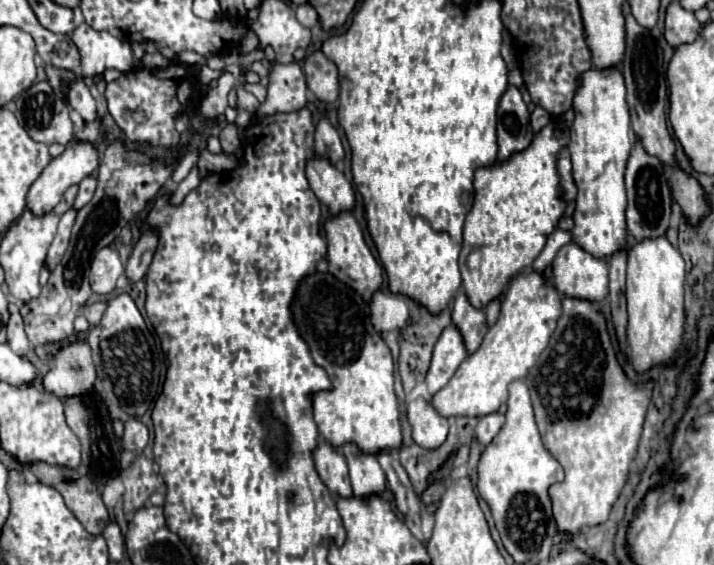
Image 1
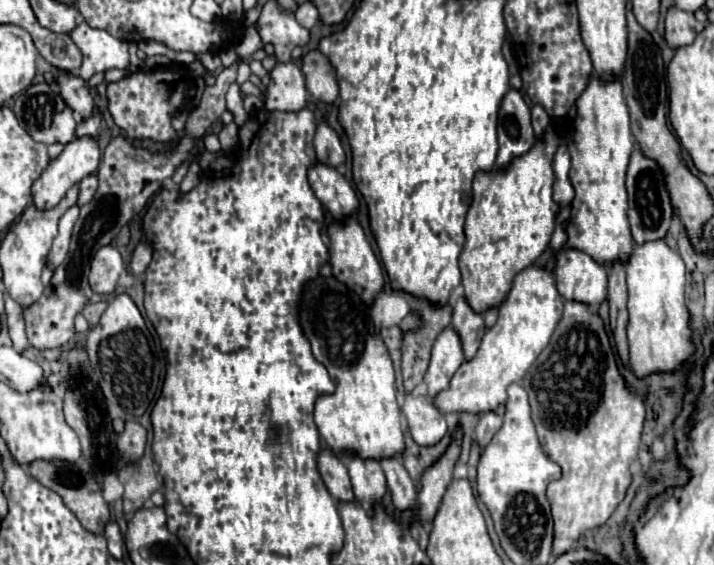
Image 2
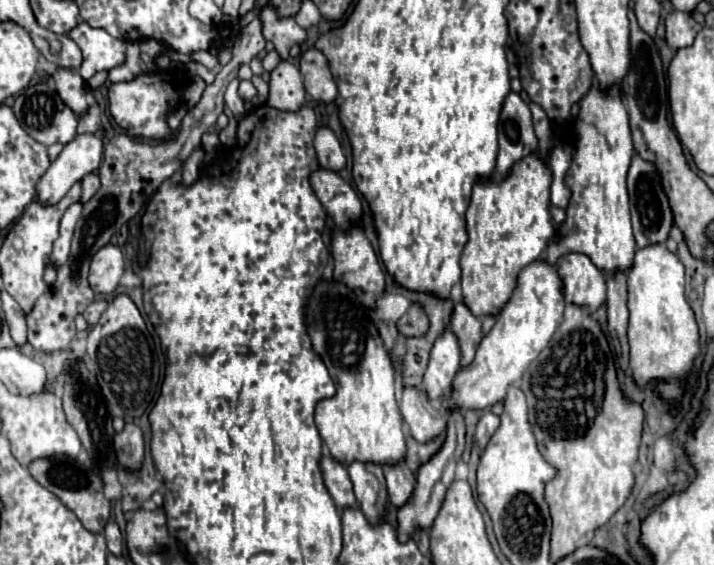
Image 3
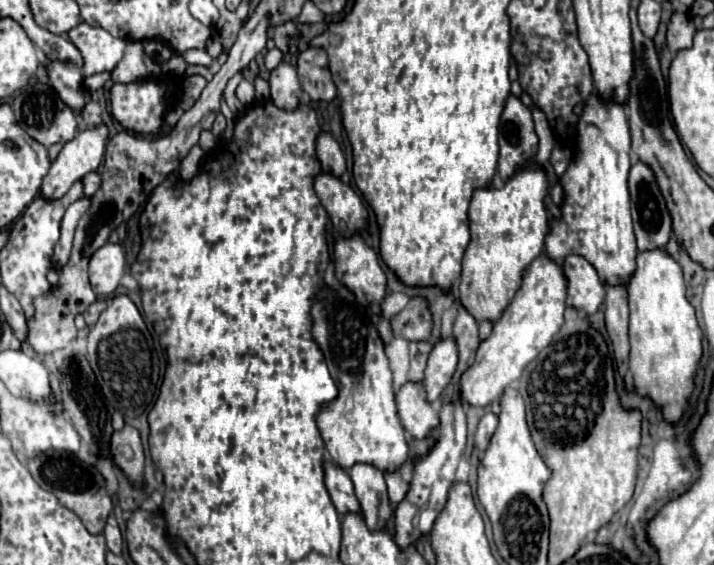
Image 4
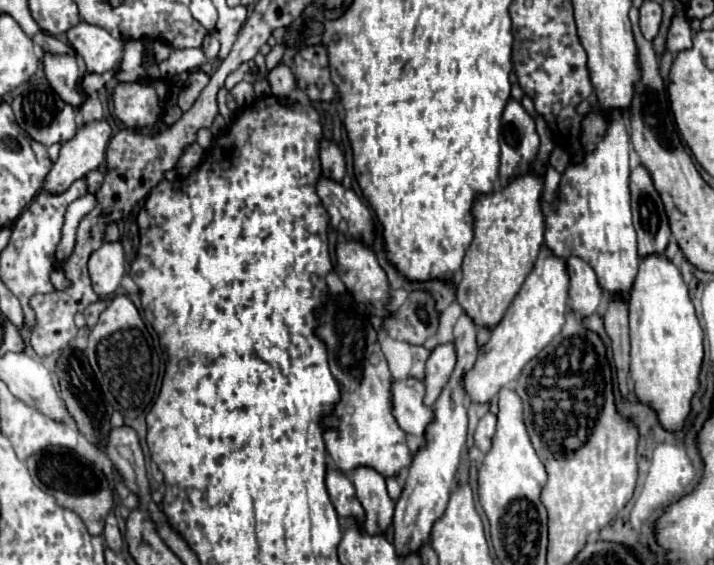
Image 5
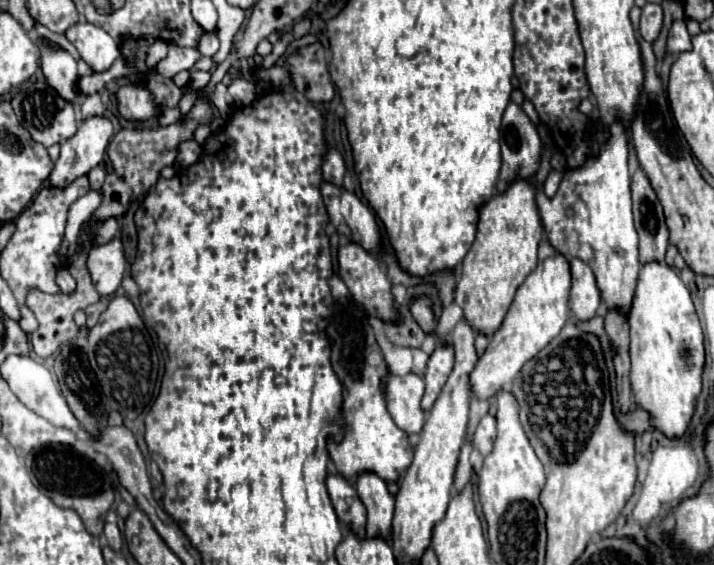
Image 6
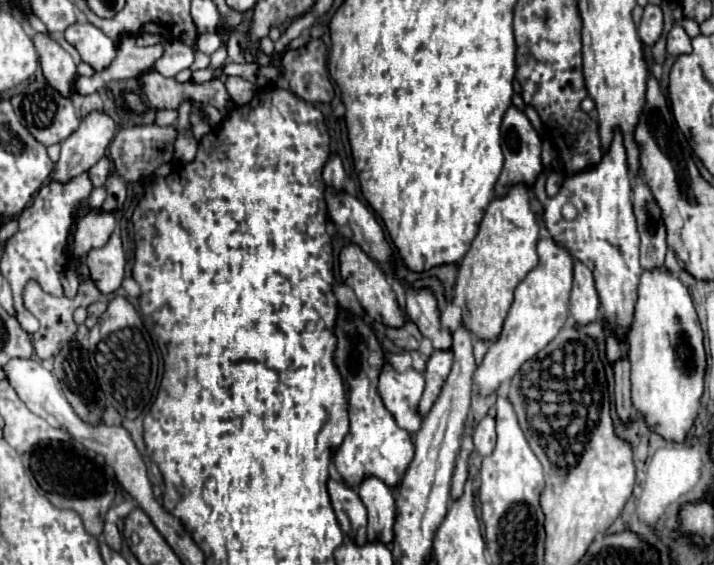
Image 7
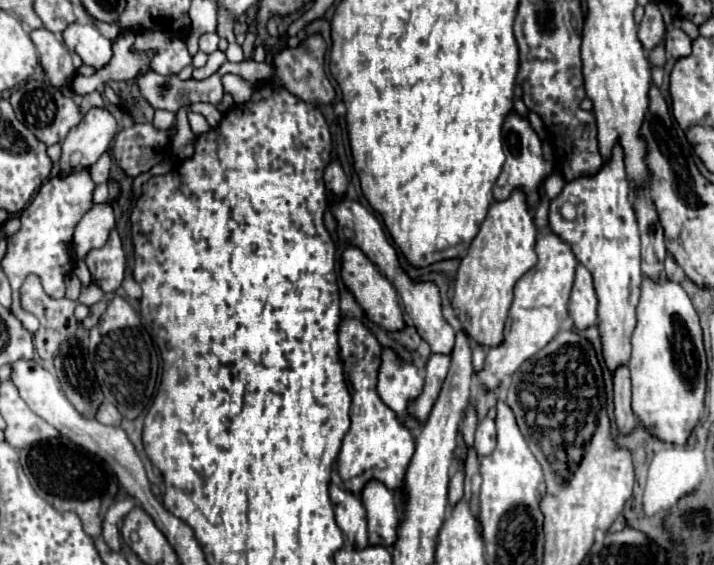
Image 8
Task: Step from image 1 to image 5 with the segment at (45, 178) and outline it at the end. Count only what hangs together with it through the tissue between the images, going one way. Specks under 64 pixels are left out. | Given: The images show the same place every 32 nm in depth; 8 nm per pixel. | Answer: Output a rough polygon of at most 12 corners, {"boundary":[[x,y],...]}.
{"boundary":[[86,122],[62,144],[44,190],[64,192],[104,162],[112,128]]}

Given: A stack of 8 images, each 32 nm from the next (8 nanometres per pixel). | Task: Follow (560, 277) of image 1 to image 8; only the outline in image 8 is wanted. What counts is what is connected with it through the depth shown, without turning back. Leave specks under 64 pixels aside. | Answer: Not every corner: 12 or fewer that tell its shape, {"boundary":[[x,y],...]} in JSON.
{"boundary":[[576,268],[568,314],[576,330],[598,322],[592,274]]}

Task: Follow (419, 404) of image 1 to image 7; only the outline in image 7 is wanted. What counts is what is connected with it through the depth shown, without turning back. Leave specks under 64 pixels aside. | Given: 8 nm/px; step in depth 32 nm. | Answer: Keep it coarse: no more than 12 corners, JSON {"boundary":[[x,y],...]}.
{"boundary":[[386,360],[378,392],[398,426],[418,432],[424,376]]}

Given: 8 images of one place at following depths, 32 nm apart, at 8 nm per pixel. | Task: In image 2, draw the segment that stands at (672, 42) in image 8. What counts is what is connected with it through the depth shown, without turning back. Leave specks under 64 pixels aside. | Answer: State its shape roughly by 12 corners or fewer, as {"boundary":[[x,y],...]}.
{"boundary":[[672,6],[664,38],[672,50],[688,46],[698,34],[698,20]]}

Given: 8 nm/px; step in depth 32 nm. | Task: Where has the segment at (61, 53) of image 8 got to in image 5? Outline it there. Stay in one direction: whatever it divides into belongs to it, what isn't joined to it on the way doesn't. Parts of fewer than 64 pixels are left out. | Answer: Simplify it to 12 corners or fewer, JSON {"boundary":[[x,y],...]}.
{"boundary":[[44,52],[44,74],[56,94],[82,104],[72,54]]}

